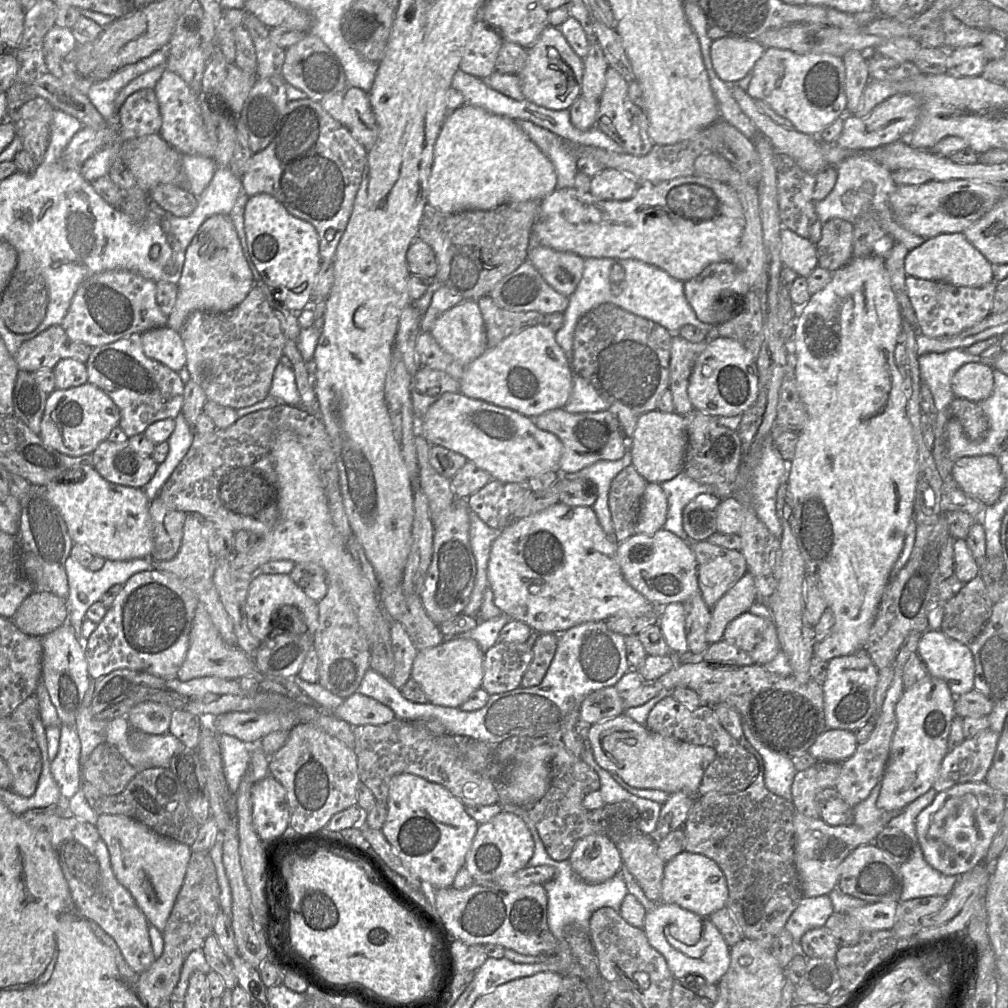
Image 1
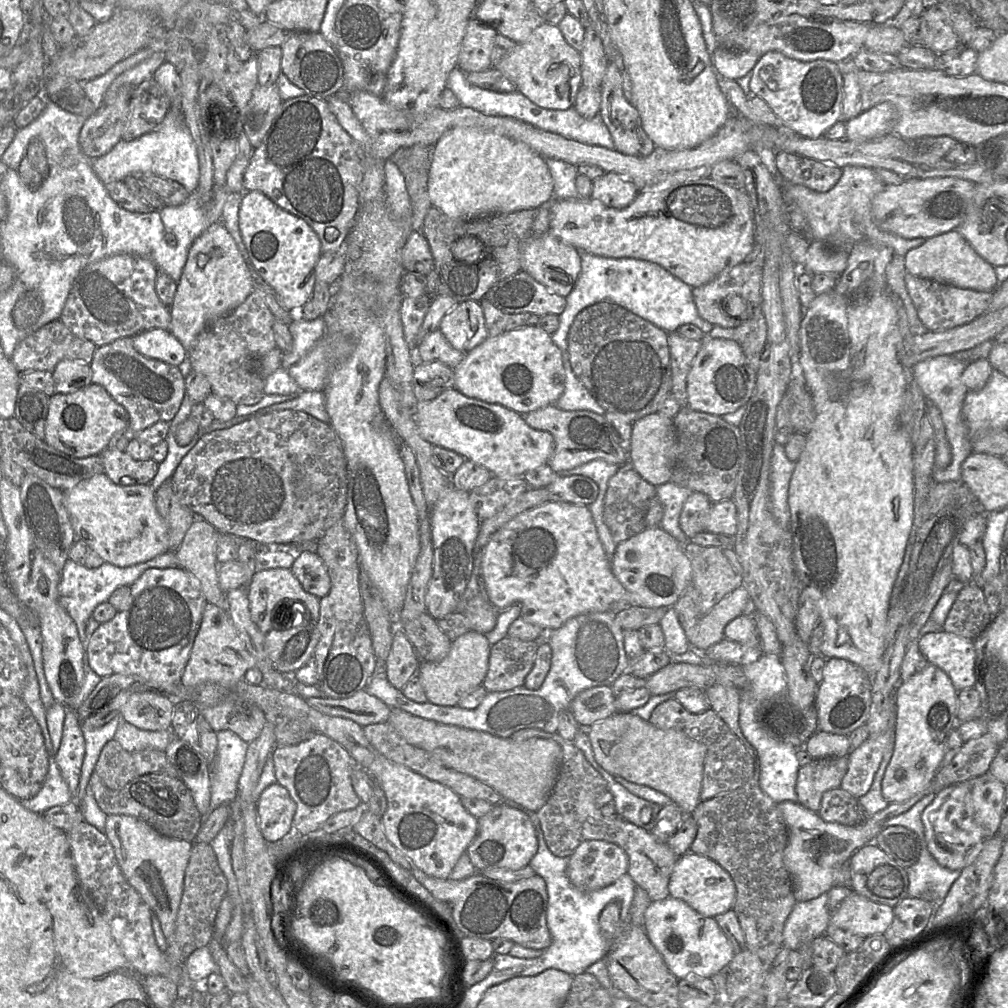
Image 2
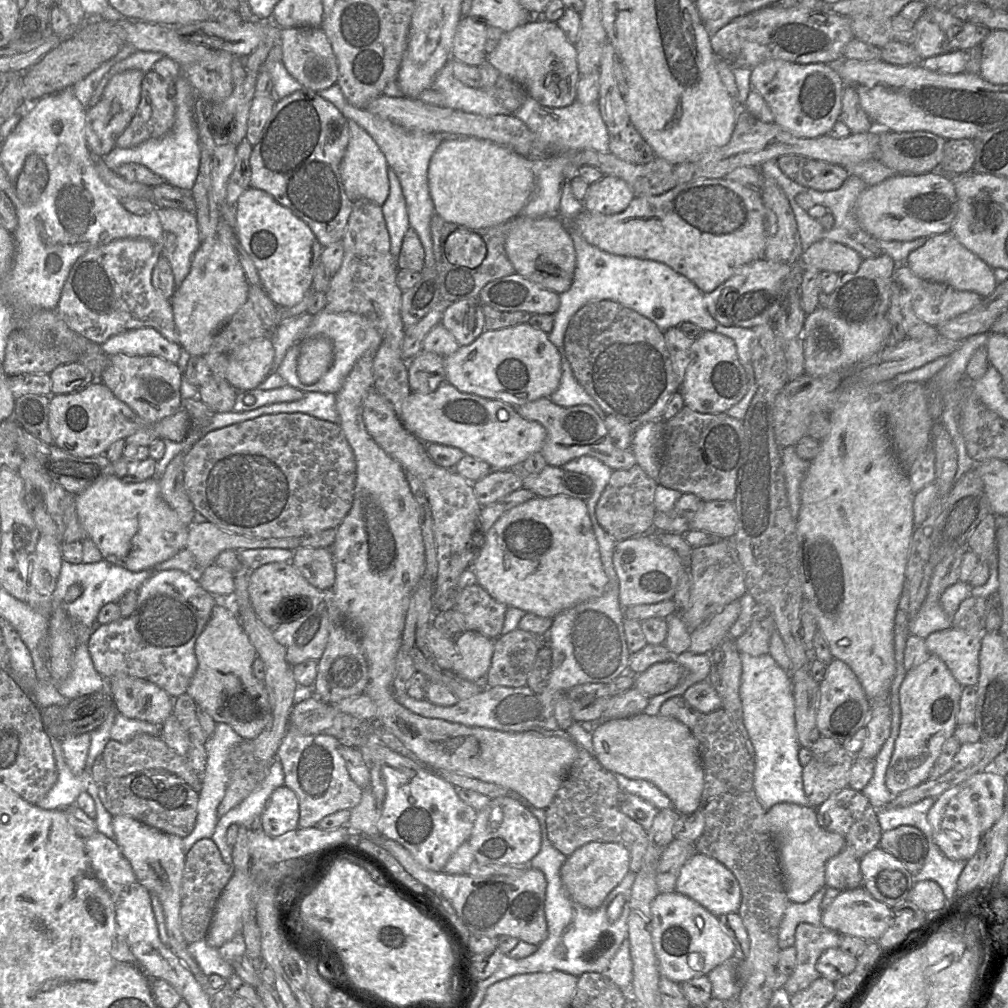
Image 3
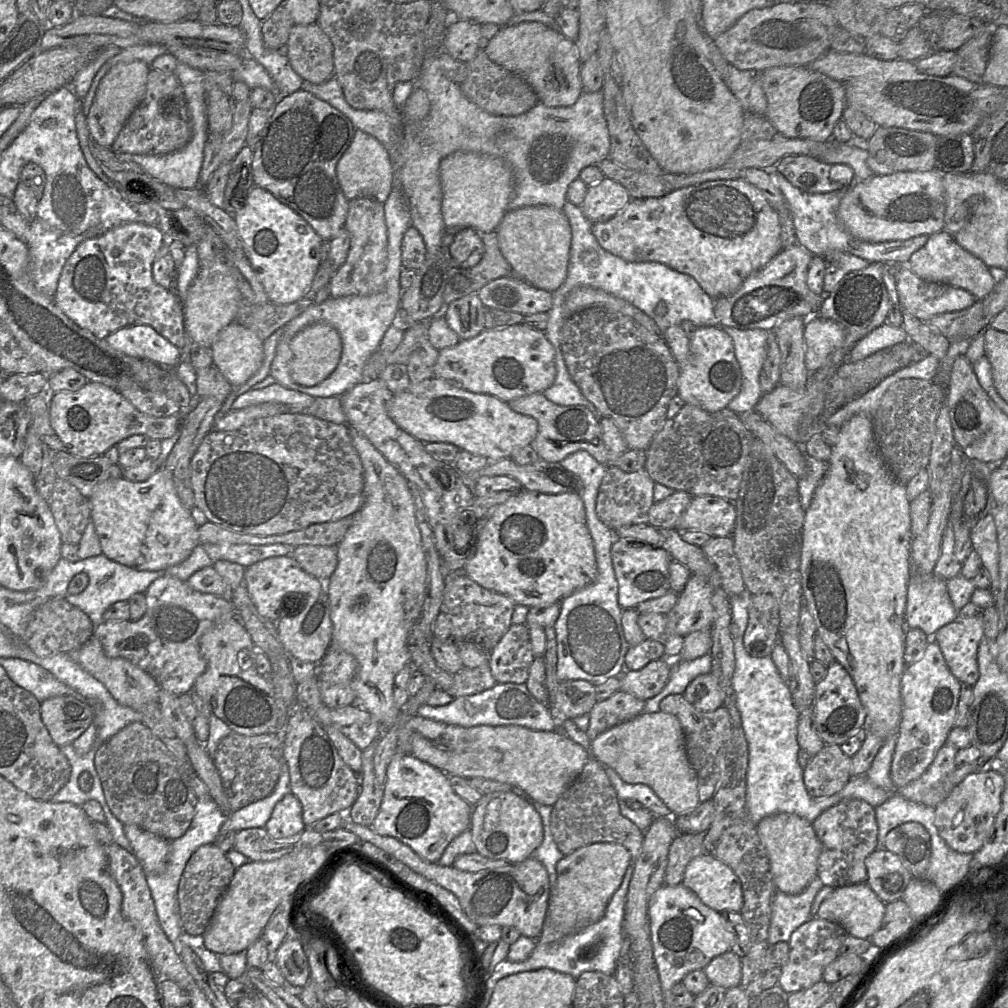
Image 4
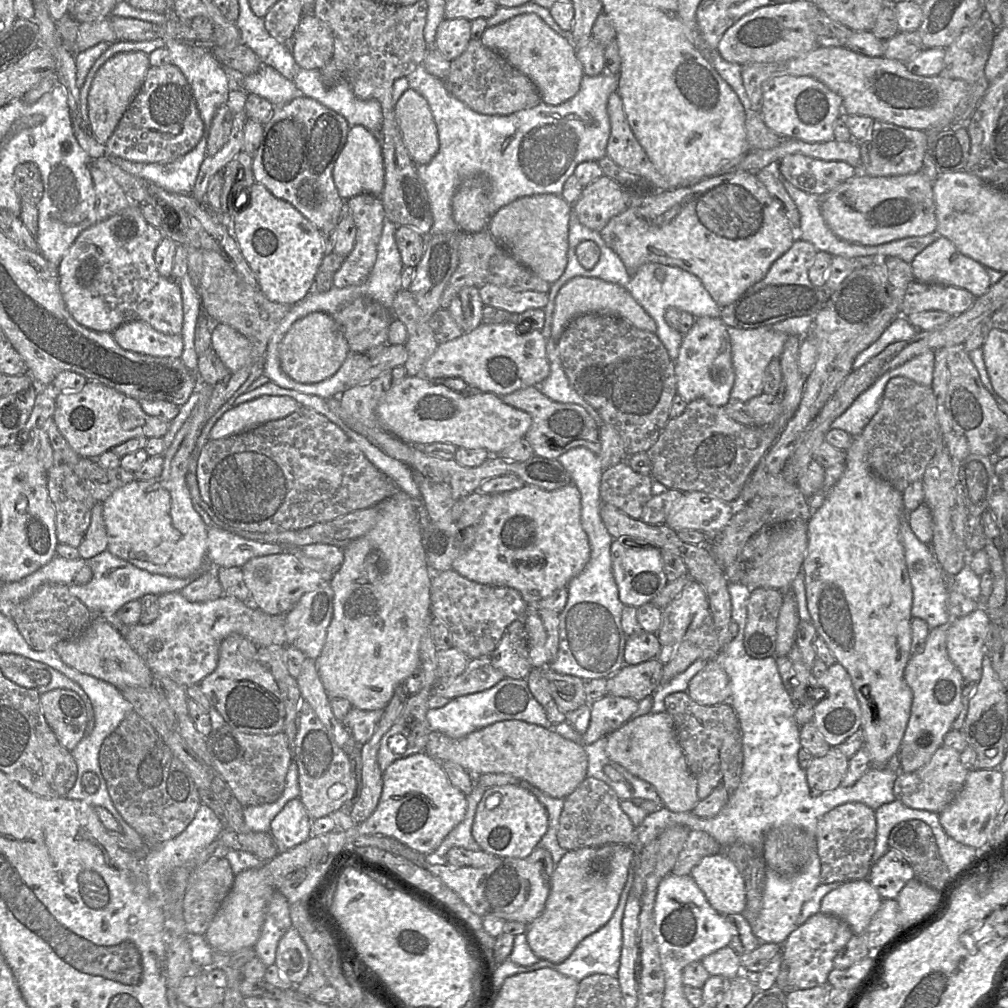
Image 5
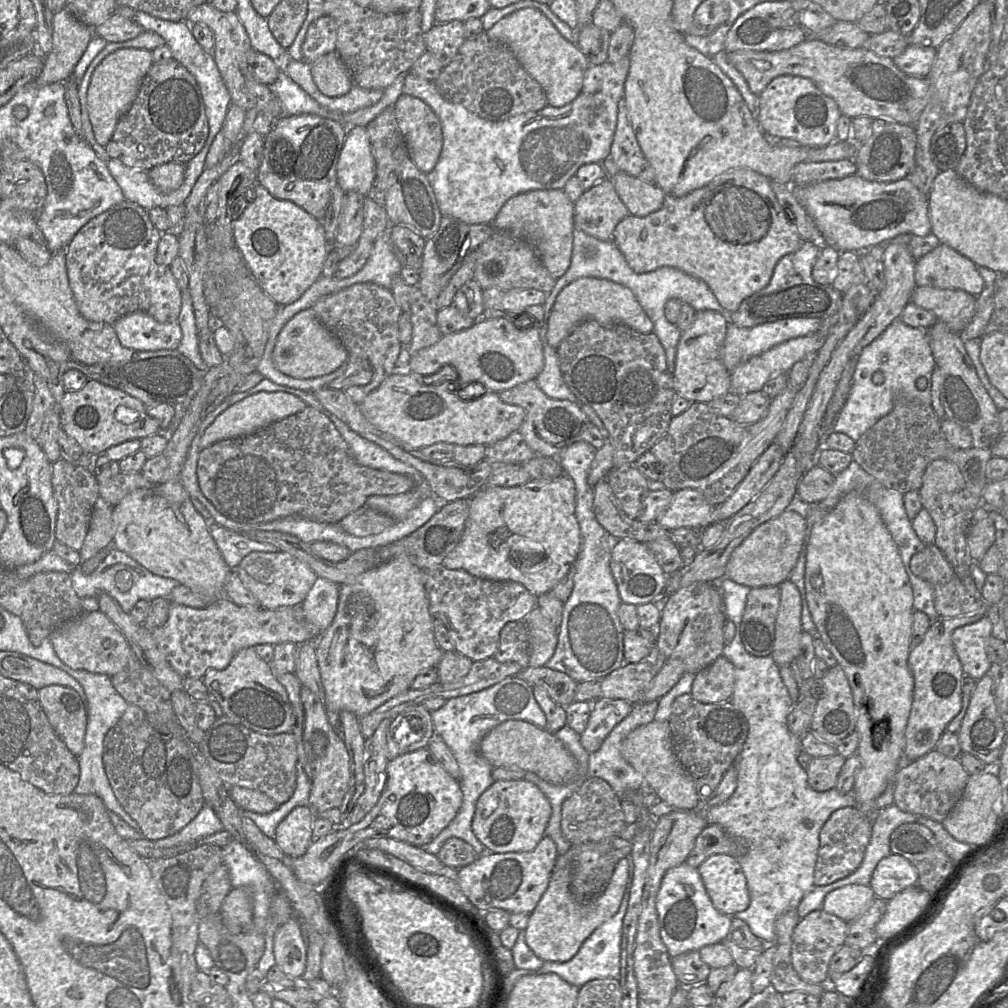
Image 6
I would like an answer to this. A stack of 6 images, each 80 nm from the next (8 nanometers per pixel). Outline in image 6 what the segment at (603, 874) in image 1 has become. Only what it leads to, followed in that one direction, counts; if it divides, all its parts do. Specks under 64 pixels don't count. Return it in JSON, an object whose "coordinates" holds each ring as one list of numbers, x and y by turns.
{"coordinates":[[628,859,618,861,601,894,589,901,577,900,568,880,568,870,554,865,549,885,530,913,525,931,526,944,544,962,564,963,570,960,583,942,619,909,628,878]]}

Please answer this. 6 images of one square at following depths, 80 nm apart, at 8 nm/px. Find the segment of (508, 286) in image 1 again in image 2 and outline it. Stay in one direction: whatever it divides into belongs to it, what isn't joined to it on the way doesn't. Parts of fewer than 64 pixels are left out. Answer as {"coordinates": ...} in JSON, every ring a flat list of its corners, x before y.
{"coordinates":[[522,269,491,286,484,298,493,306,508,314,528,312,539,317,546,314,559,316,566,307,565,297,551,292]]}

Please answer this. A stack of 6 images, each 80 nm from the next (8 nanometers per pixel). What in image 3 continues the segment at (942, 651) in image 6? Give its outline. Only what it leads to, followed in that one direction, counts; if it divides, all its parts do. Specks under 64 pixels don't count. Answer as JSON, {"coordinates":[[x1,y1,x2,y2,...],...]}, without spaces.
{"coordinates":[[929,654,925,662,906,672,899,687,899,732,885,773,885,785,894,796,928,779,929,773,941,752,942,745,949,737,953,736,957,726,955,718,959,709,961,691,962,686,937,655]]}

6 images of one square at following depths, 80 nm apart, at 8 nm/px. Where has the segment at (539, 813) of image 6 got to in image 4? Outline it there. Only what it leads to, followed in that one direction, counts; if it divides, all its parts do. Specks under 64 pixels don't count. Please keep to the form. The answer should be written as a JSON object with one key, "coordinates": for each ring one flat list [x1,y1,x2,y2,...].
{"coordinates":[[513,792,484,794,473,808,470,830,477,853,507,863,520,863,529,858,544,837,540,814,532,804]]}

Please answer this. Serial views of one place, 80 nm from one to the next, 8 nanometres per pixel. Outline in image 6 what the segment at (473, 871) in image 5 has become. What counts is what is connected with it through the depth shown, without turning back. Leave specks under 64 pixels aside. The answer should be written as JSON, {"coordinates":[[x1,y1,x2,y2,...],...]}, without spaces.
{"coordinates":[[543,836,530,852,486,852,479,855,473,863,456,870,456,882,480,912,500,908,509,913,531,913,549,885,557,858,555,842]]}

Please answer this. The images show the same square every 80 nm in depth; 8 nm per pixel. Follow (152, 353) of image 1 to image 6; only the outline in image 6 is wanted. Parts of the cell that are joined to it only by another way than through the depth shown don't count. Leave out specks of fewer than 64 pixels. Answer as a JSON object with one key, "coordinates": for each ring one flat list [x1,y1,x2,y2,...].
{"coordinates":[[133,312,114,323,120,343,137,351,176,350,183,333,179,322,160,323,143,312]]}

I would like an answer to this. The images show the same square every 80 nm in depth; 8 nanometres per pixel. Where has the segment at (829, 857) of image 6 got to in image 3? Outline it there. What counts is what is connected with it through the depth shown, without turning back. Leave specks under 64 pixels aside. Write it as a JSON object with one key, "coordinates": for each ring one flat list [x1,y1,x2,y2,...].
{"coordinates":[[845,787,832,793,816,809,816,817,820,827,824,830,837,833,845,840,843,849,829,859,825,866,825,885,840,891,862,887,860,861,872,849,878,847,882,834,877,819,877,809,861,791]]}

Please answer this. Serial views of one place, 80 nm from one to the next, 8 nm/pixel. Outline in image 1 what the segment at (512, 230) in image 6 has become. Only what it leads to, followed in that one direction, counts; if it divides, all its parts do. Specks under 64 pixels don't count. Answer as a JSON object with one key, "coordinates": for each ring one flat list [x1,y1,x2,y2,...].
{"coordinates":[[538,244,529,249,527,259,544,280,564,296,571,296,582,278,584,258,575,253]]}

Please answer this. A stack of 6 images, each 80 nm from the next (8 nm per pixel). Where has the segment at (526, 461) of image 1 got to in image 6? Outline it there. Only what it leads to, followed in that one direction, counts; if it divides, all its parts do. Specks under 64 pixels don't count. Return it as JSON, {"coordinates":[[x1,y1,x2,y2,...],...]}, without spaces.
{"coordinates":[[413,372,393,373,357,405,370,423,415,449,438,442,487,446,518,431,525,419,523,408,503,402,498,393,486,388,477,398,462,399,441,383,422,384,420,377]]}

